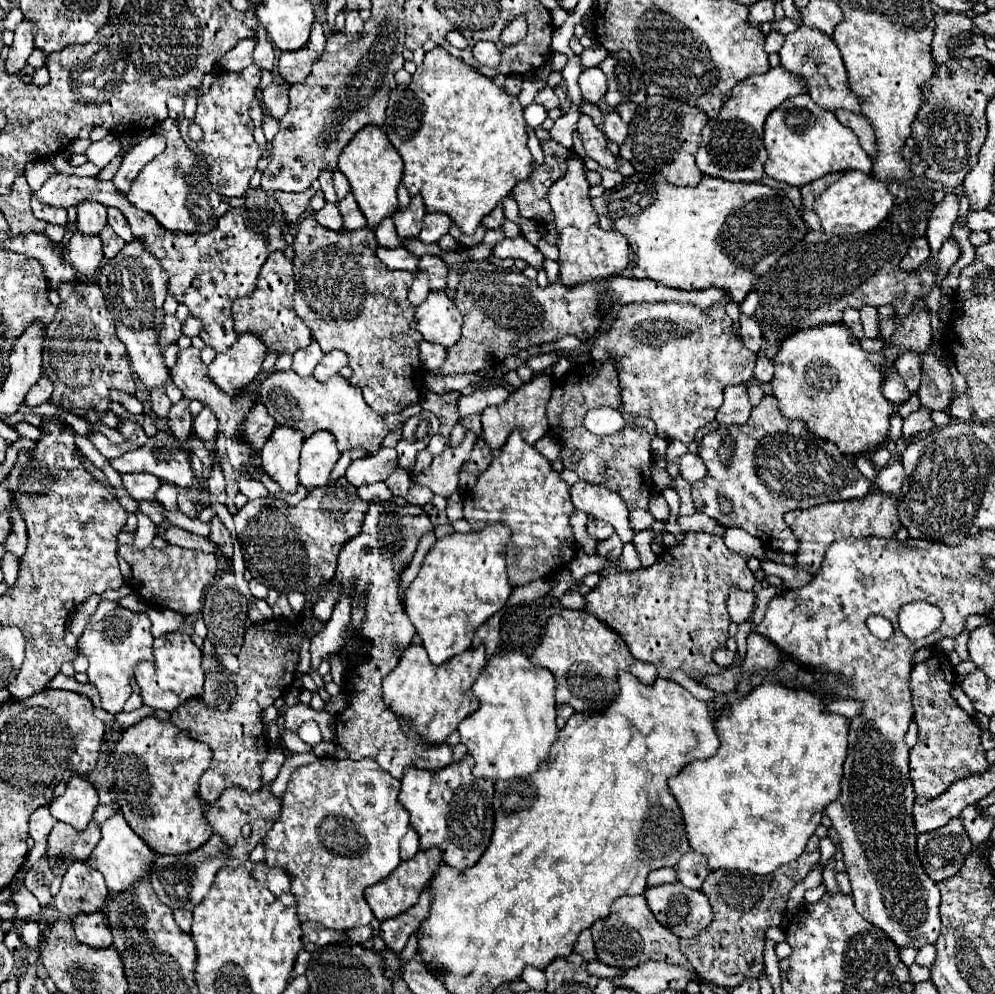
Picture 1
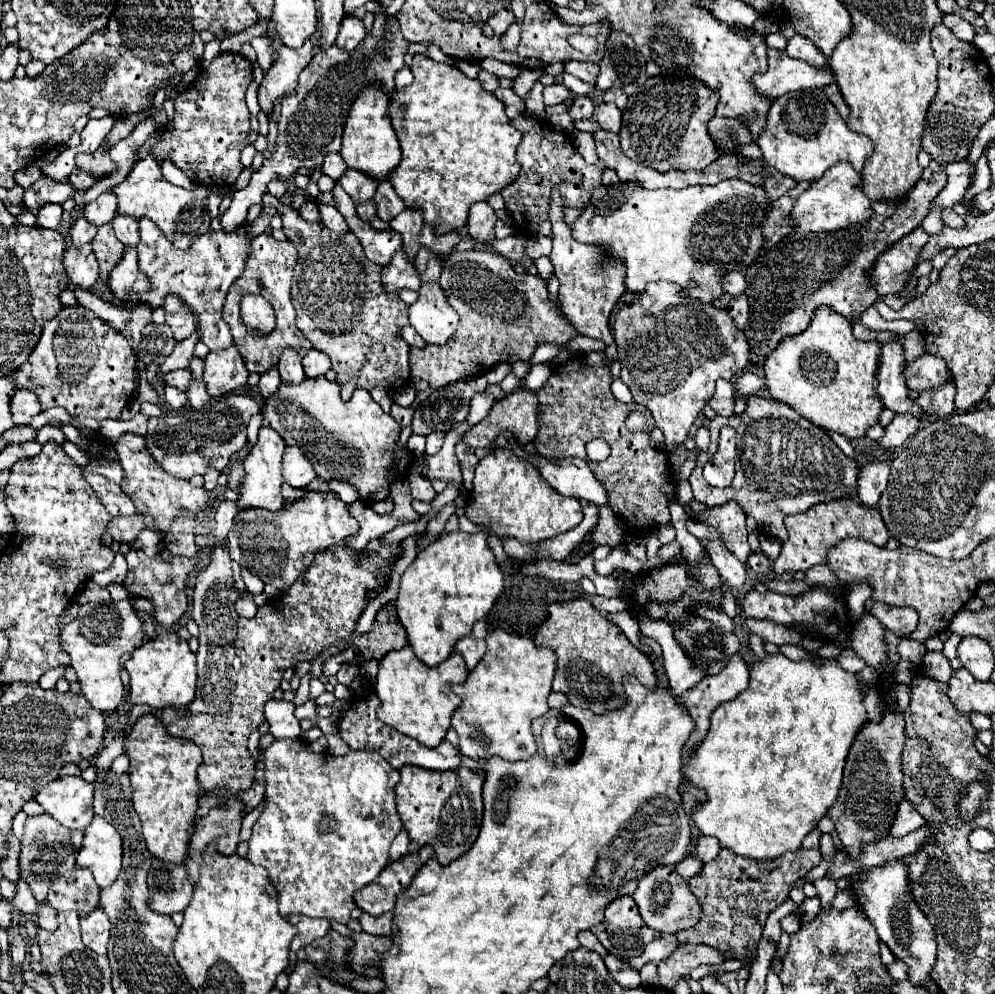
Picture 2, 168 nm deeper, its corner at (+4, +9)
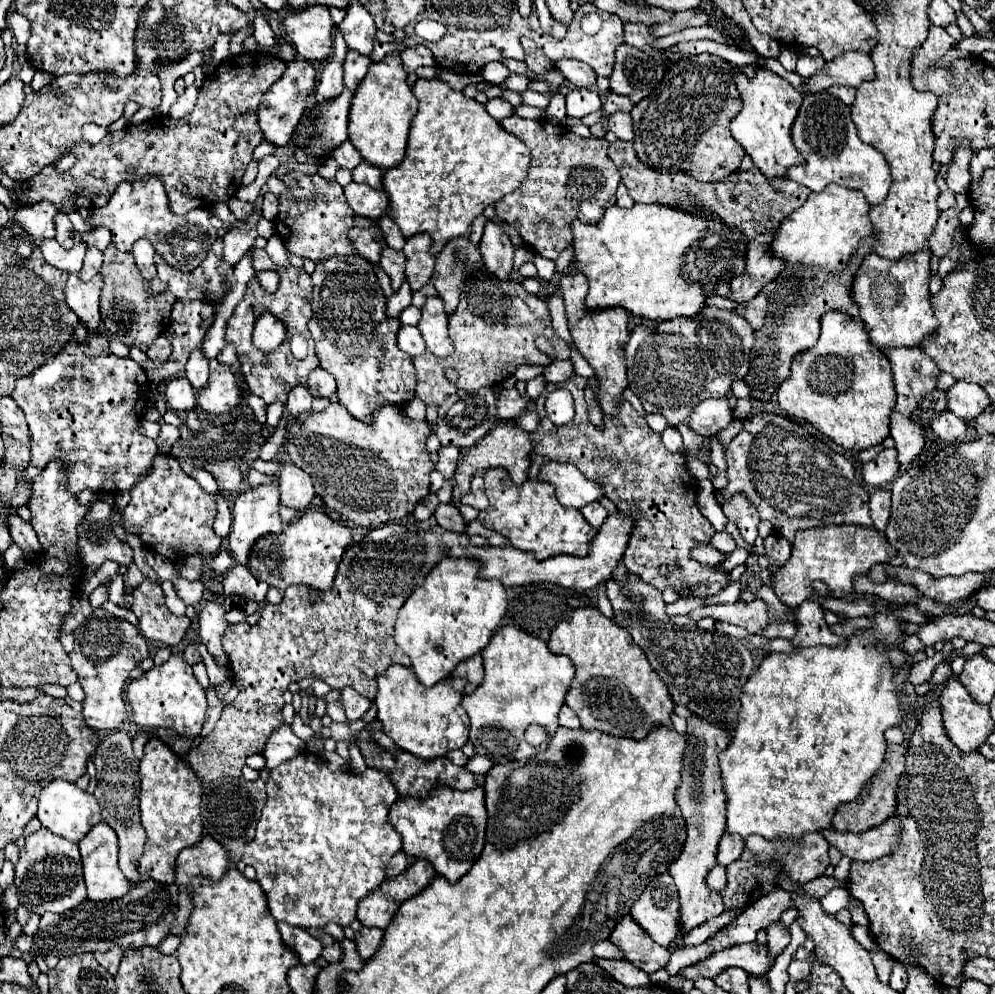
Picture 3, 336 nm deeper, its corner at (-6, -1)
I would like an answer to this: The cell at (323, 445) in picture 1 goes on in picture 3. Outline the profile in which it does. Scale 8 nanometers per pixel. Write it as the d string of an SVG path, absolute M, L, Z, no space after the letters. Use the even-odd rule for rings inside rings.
M285 464L279 470L279 500L283 506L293 510L305 510L311 506L311 500L315 498L315 490L311 484L311 478L305 476L301 468L295 464Z

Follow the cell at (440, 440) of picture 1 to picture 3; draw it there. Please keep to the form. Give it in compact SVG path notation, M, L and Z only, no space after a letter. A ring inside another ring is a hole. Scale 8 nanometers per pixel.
M445 446L439 450L437 470L443 474L443 478L451 478L455 474L457 464L459 464L459 450L455 446Z

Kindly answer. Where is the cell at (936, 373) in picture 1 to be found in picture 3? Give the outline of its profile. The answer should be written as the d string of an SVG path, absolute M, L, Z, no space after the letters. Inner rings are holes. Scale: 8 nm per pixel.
M945 410L941 412L933 422L931 422L931 430L935 432L935 436L941 442L961 442L965 438L967 426L961 418L957 418L953 412Z

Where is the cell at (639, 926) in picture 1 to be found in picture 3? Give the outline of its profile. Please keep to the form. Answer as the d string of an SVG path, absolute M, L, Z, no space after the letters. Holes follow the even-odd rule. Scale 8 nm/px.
M629 914L617 922L609 940L623 950L625 960L647 974L665 968L671 956L667 948L655 944L645 932L641 932L639 924L635 924Z

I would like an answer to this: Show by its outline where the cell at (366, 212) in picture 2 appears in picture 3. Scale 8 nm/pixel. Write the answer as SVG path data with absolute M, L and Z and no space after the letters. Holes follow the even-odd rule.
M351 182L345 188L345 198L349 202L349 206L359 214L359 216L367 216L367 218L381 218L385 214L387 208L387 194L385 192L377 192L365 184L357 184Z

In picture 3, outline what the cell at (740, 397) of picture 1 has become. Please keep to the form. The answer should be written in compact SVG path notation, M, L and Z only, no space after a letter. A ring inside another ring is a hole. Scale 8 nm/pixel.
M717 398L717 400L705 400L695 410L693 416L689 416L689 428L703 436L715 436L723 428L731 424L731 406L729 398Z

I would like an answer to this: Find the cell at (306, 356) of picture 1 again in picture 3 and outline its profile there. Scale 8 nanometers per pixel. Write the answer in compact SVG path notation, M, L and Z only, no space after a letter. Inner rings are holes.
M295 386L291 392L289 392L289 398L287 398L287 412L291 416L299 416L301 412L309 410L311 408L311 402L313 402L313 396L311 392L305 388L305 386Z

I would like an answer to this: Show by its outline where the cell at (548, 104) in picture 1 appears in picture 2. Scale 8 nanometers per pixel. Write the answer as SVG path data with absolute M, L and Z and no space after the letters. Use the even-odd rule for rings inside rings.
M553 84L553 86L545 86L543 88L543 102L547 104L547 106L551 106L551 104L561 104L563 100L567 100L571 96L571 92L565 88L565 86L561 86L561 84Z

